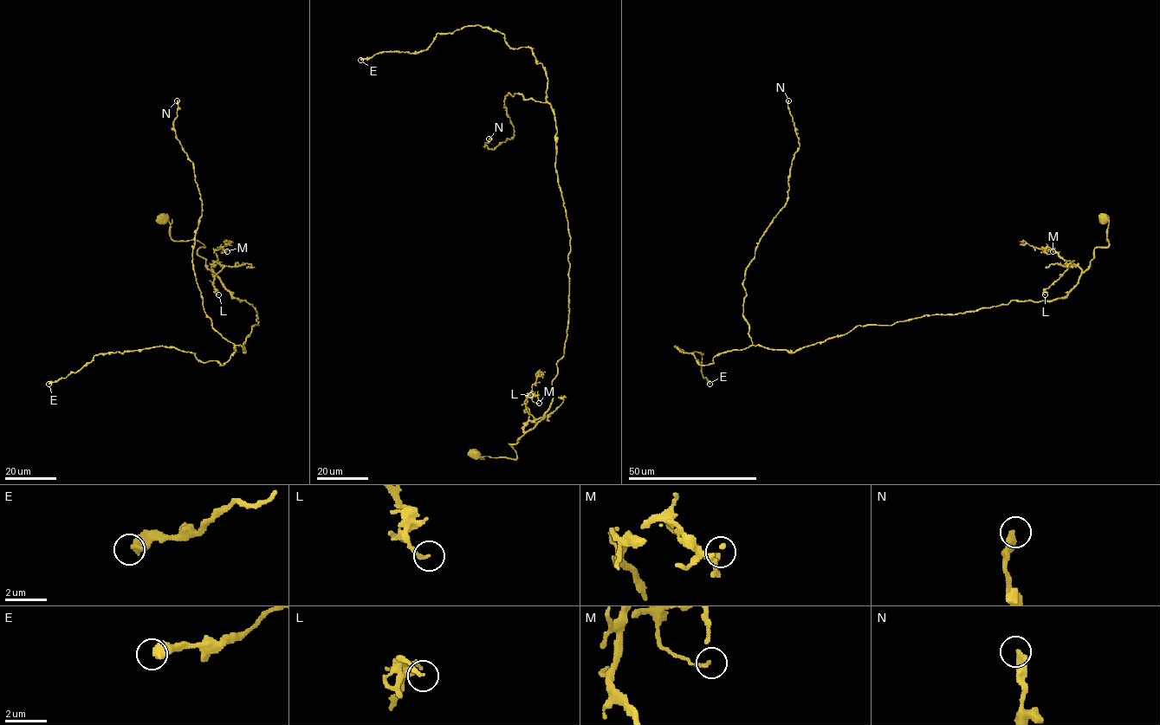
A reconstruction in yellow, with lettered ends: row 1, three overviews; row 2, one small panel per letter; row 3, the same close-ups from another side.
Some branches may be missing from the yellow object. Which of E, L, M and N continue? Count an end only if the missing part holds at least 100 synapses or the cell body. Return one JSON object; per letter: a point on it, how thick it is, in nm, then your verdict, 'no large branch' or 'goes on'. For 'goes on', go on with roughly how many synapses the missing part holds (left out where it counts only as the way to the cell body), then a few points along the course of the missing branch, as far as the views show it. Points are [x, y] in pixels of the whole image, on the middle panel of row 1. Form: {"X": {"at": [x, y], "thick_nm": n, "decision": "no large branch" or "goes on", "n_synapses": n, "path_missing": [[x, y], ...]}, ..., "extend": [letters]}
{"E": {"at": [360, 60], "thick_nm": 460, "decision": "no large branch"}, "L": {"at": [530, 395], "thick_nm": 150, "decision": "no large branch"}, "M": {"at": [539, 403], "thick_nm": 110, "decision": "no large branch"}, "N": {"at": [489, 139], "thick_nm": 300, "decision": "no large branch"}, "extend": []}

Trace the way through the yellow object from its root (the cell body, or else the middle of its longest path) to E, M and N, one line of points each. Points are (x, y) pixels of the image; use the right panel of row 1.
E: (1104, 218), (1108, 245), (1062, 298), (708, 365), (676, 346), (703, 353), (709, 384)
M: (1104, 218), (1108, 222), (1108, 245), (1094, 249), (1084, 272), (1043, 249), (1053, 251)
N: (1104, 218), (1108, 245), (1062, 298), (754, 346), (743, 282), (787, 199), (788, 100)

